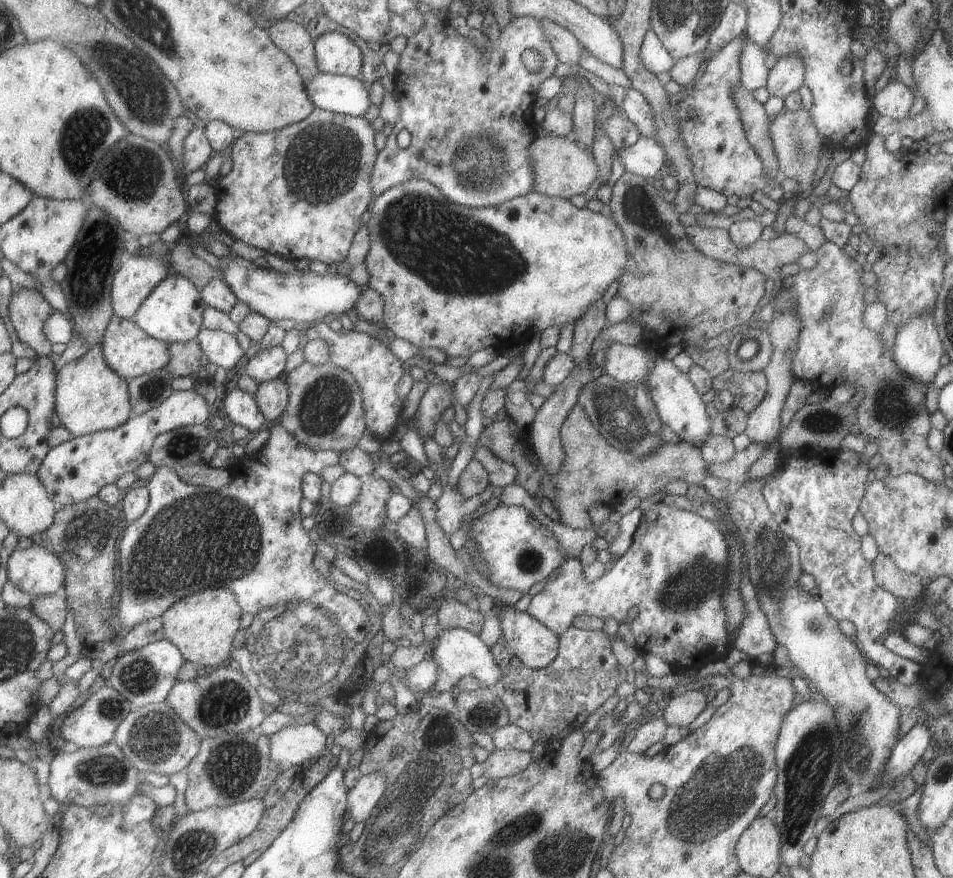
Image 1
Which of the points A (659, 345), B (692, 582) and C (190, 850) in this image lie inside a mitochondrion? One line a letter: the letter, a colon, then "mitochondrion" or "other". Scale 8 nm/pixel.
A: other
B: mitochondrion
C: mitochondrion

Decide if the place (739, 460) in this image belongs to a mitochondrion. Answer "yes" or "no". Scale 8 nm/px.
no

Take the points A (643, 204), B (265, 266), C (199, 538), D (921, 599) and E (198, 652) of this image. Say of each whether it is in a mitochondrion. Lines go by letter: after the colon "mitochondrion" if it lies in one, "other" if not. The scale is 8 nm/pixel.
A: other
B: other
C: mitochondrion
D: other
E: other

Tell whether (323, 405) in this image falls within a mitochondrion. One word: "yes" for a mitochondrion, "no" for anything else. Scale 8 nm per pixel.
yes

